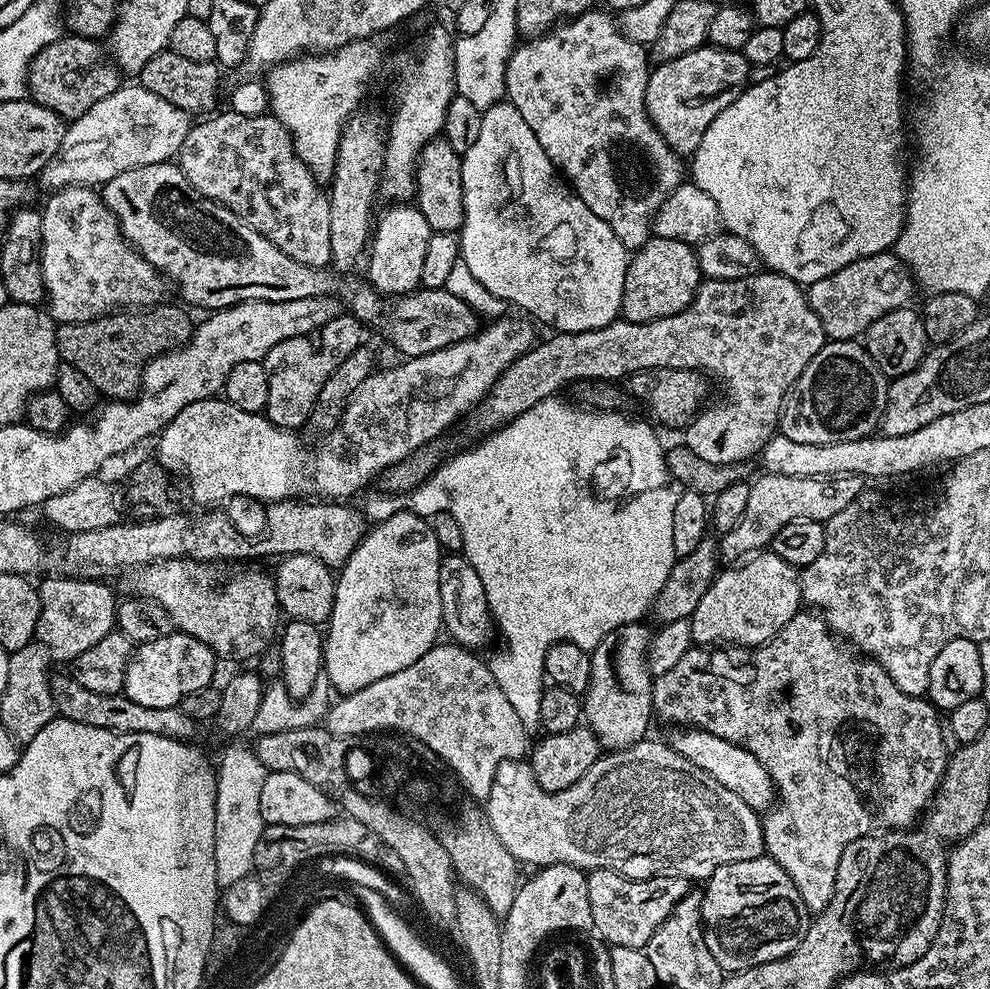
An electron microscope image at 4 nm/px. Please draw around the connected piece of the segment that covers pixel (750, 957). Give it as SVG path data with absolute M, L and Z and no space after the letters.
M765 854L746 862L718 866L702 891L702 922L706 946L725 973L741 972L786 958L808 932L810 913L790 874Z

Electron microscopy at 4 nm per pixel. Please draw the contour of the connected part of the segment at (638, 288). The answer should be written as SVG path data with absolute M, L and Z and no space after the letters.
M653 235L642 247L631 253L626 270L626 282L622 286L620 316L639 324L654 322L658 318L670 318L670 314L678 314L682 310L686 310L686 306L690 306L701 283L700 258L697 249L691 244L678 242L674 238Z

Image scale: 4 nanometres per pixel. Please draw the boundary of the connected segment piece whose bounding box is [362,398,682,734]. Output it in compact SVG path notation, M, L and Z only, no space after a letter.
M549 398L538 402L526 414L514 418L503 428L489 432L483 437L481 444L452 456L448 461L437 463L434 471L421 484L404 494L383 494L372 496L362 505L362 511L369 521L379 522L390 518L396 512L405 509L416 512L425 518L431 518L439 512L448 512L462 526L463 555L478 570L478 578L482 578L482 587L486 590L486 602L492 611L495 627L504 635L504 648L508 652L496 652L487 657L488 668L494 674L498 686L502 686L502 694L506 694L510 706L518 713L522 726L530 734L541 731L540 707L542 694L546 687L544 663L550 646L555 644L577 644L579 648L591 650L614 630L623 624L634 624L643 621L649 615L652 604L658 598L659 591L666 583L671 568L677 562L674 550L674 510L678 507L678 498L682 485L672 477L668 469L668 460L664 457L664 448L656 437L657 429L651 423L643 424L640 420L627 420L616 410L589 410L587 407L575 408L561 398Z

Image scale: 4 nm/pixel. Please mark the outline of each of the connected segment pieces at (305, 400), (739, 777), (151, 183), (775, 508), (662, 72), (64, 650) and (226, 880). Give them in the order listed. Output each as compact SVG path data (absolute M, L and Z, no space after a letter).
M307 336L286 338L286 342L278 342L274 350L270 350L262 363L268 379L268 407L266 415L268 421L280 428L300 430L308 424L310 414L316 405L318 390L330 378L330 374L345 360L353 350L349 344L328 344L319 348L315 339Z
M688 726L673 732L676 733L670 739L670 747L682 754L686 762L694 762L694 766L706 770L706 774L710 774L714 782L726 786L726 790L731 790L733 794L738 794L738 798L742 798L742 802L746 802L746 806L750 806L758 814L773 807L778 793L766 766L762 766L762 762L758 762L754 754L750 754L740 744L726 742L726 738L718 738L718 734L703 732L701 728Z
M165 162L138 166L134 170L126 170L118 174L118 178L110 178L102 186L102 199L106 207L114 213L120 224L124 239L156 267L161 276L176 283L180 291L179 299L185 305L193 304L196 308L219 310L241 304L247 300L262 302L294 302L298 298L318 298L330 296L340 301L364 324L373 324L378 331L397 348L401 357L421 356L430 354L442 346L450 346L454 342L462 342L476 335L481 327L481 317L462 298L450 294L447 288L425 288L402 296L387 297L377 292L367 279L356 277L356 274L340 275L331 267L319 268L306 266L306 262L294 262L290 254L282 254L274 242L262 238L254 226L246 226L238 214L231 212L225 204L207 200L190 182L186 182L186 174L182 174L179 163Z
M760 474L750 483L750 499L734 530L719 537L719 555L728 562L740 562L745 558L767 549L774 534L795 520L818 520L826 522L834 514L846 510L854 498L865 491L863 476L834 476L822 478L786 478L786 474Z
M705 46L673 60L657 63L648 73L646 110L656 129L681 158L691 157L706 126L748 87L748 59L743 52Z
M46 576L39 581L40 613L35 639L47 650L53 661L71 662L90 646L102 642L117 627L118 596L108 584L96 578Z
M251 747L226 749L220 756L220 765L217 763L214 771L214 866L217 885L226 889L234 882L252 876L256 868L254 850L265 826L261 809L262 782L266 782L269 771Z

